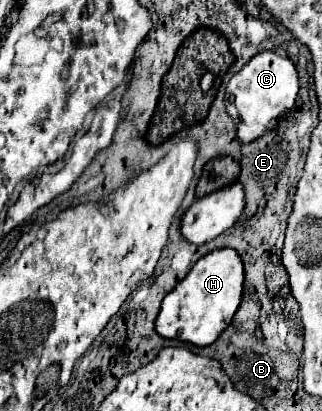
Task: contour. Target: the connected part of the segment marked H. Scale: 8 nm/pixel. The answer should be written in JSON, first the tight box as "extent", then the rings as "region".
{"extent":[155,248,245,346],"region":[[[231,248],[213,250],[203,256],[191,272],[163,298],[155,330],[163,338],[177,338],[195,346],[207,346],[231,324],[243,296],[245,270],[239,254]]]}

